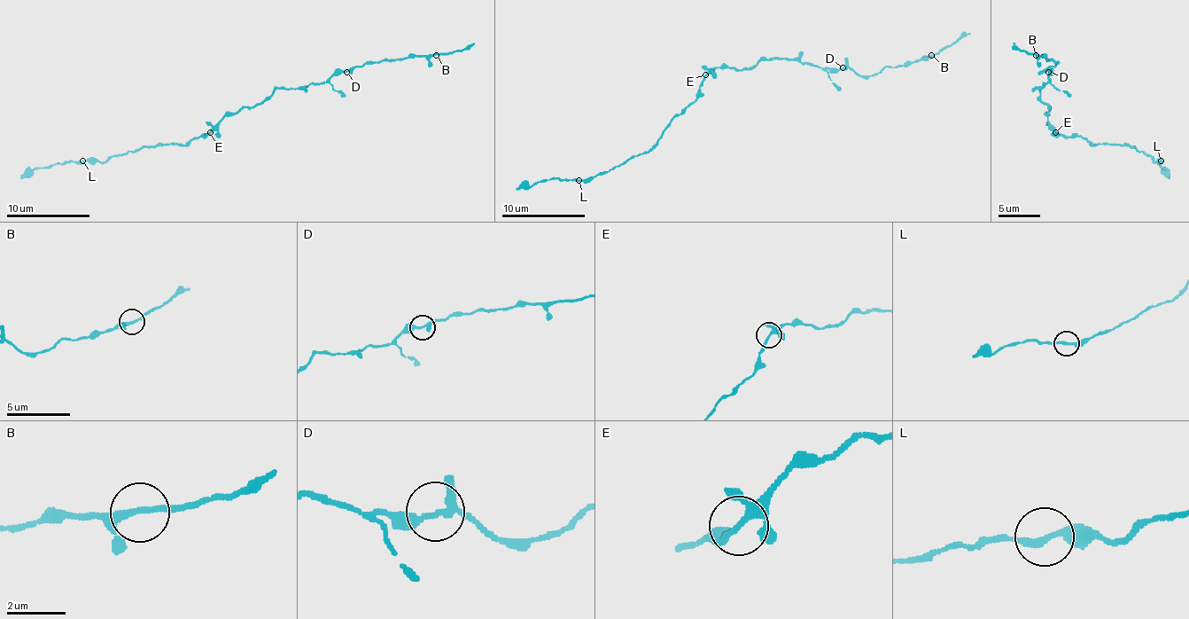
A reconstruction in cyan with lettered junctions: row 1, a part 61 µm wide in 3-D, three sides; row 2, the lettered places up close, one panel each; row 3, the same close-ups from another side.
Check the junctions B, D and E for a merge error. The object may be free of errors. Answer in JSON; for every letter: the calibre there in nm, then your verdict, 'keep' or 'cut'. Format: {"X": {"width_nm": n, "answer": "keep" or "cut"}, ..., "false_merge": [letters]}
{"B": {"width_nm": 190, "answer": "keep"}, "D": {"width_nm": 220, "answer": "keep"}, "E": {"width_nm": 200, "answer": "keep"}, "false_merge": []}

